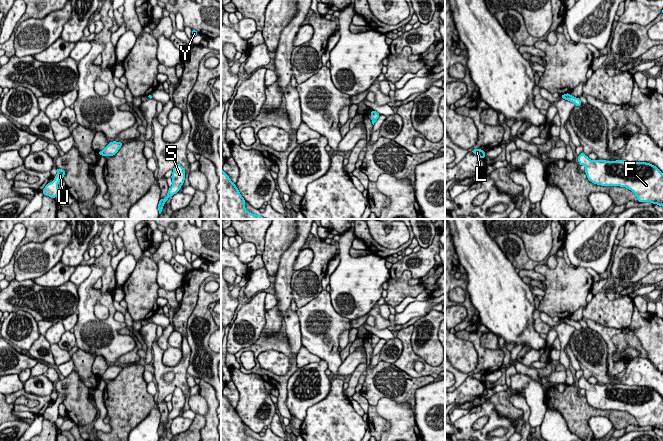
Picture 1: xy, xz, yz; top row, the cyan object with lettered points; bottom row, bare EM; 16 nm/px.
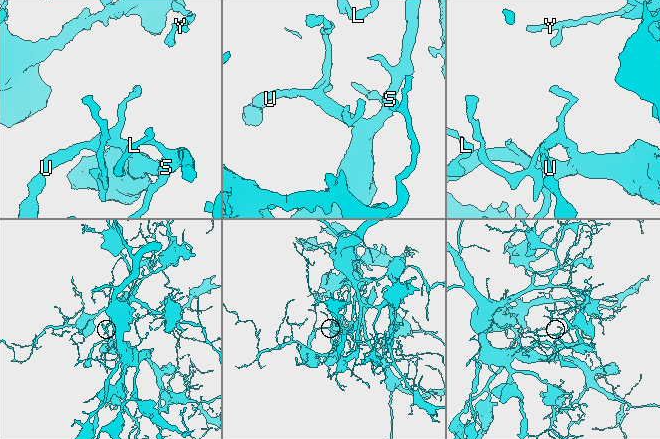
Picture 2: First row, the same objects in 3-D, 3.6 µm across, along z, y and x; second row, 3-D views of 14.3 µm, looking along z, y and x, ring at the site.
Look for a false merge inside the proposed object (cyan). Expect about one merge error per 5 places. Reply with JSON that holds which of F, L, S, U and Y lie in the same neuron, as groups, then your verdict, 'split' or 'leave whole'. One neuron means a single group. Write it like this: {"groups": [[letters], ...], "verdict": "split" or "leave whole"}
{"groups": [["F", "L", "S", "U", "Y"]], "verdict": "leave whole"}

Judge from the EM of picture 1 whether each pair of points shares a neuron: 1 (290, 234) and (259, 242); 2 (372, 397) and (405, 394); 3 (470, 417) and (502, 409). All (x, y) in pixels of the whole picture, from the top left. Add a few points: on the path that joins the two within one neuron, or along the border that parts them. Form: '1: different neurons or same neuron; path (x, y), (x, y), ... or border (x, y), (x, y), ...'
1: different neurons; border (268, 229), (265, 234), (264, 250), (261, 254)
2: same neuron; path (380, 392), (397, 392)
3: different neurons; border (485, 400), (513, 426)

